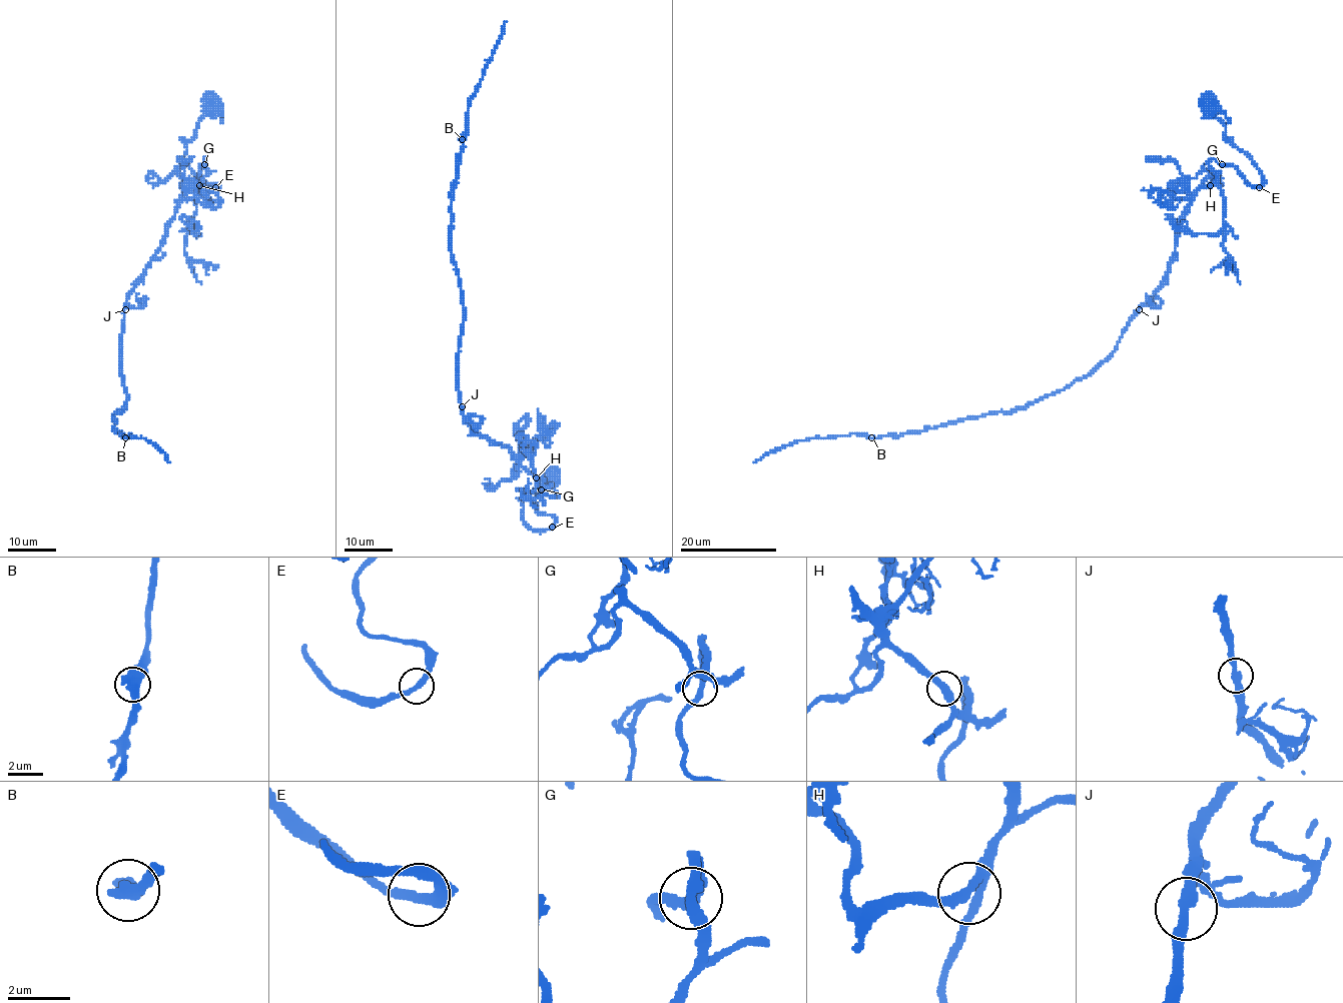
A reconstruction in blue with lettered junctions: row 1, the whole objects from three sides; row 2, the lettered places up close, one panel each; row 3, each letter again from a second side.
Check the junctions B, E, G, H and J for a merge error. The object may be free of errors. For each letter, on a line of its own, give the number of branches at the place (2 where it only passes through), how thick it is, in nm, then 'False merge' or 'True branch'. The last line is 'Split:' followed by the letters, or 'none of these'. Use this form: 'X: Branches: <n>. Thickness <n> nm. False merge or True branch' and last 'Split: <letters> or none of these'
B: Branches: 2. Thickness 400 nm. True branch
E: Branches: 2. Thickness 280 nm. True branch
G: Branches: 2. Thickness 300 nm. True branch
H: Branches: 2. Thickness 340 nm. True branch
J: Branches: 2. Thickness 360 nm. True branch
Split: none of these

